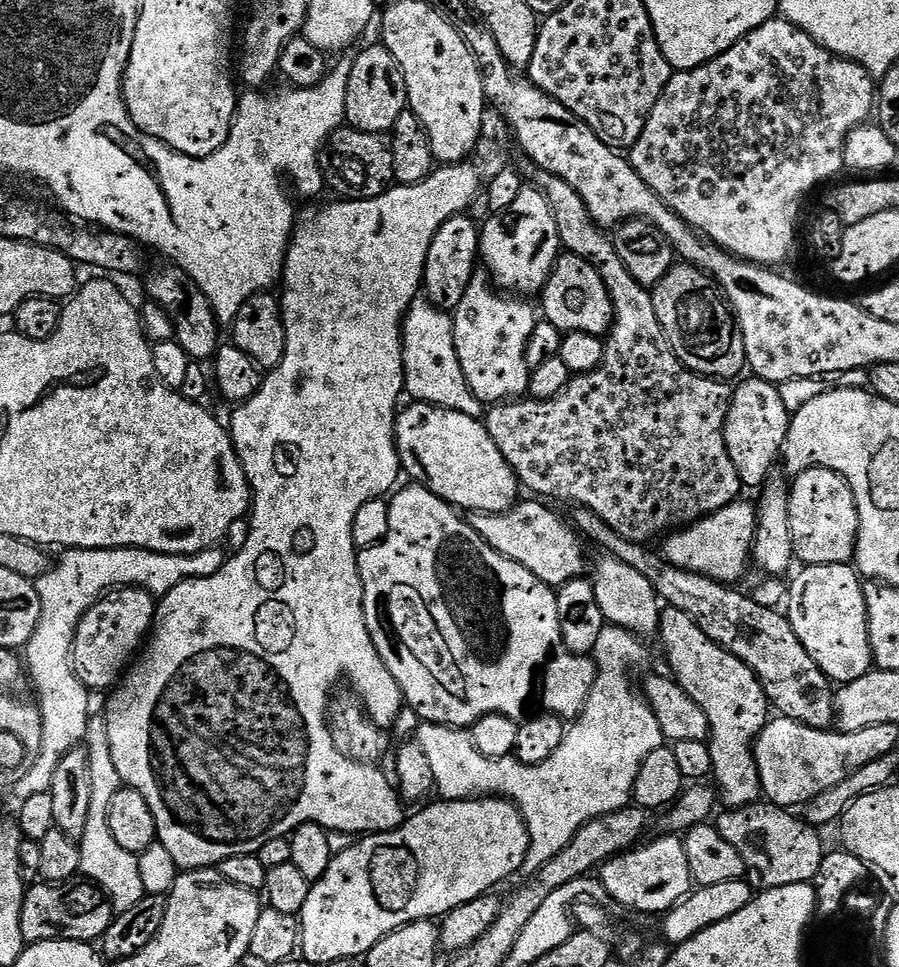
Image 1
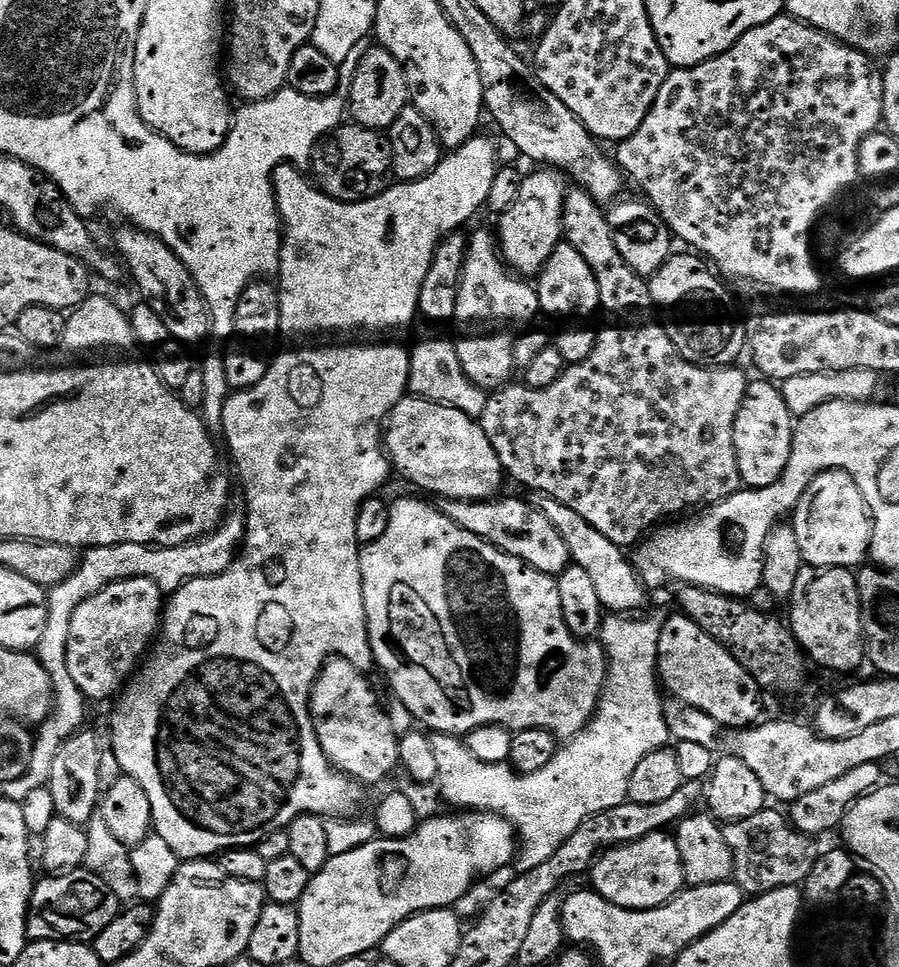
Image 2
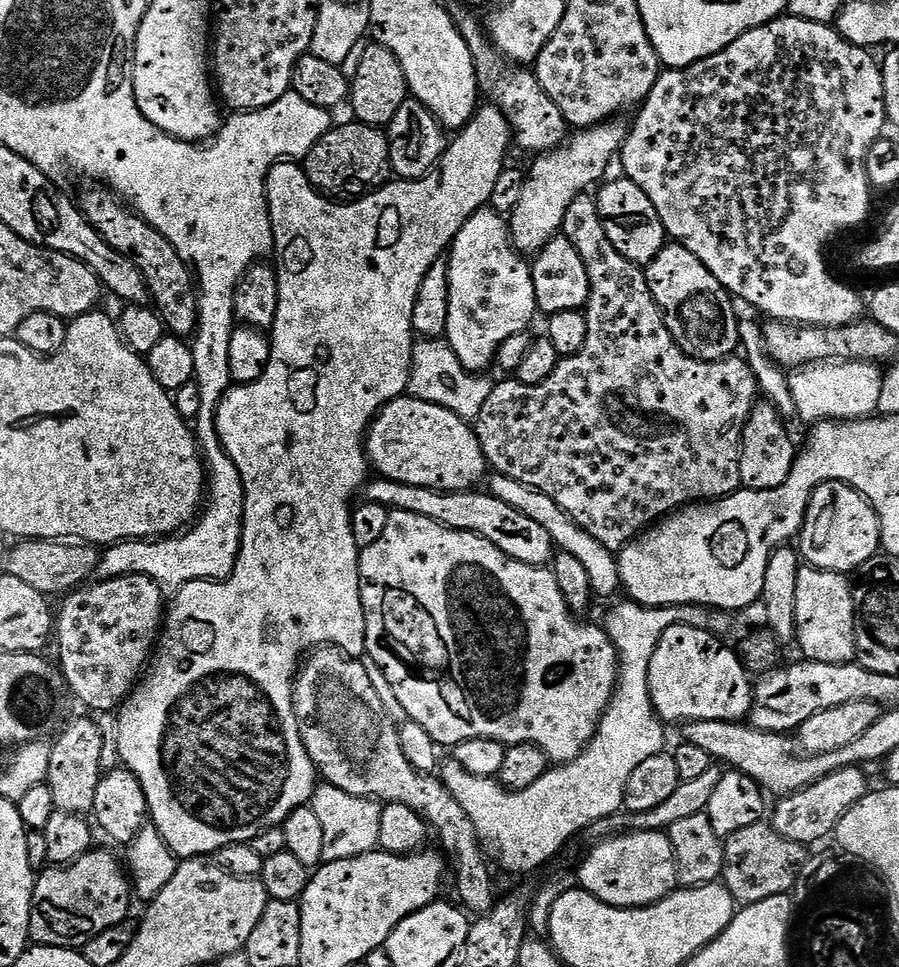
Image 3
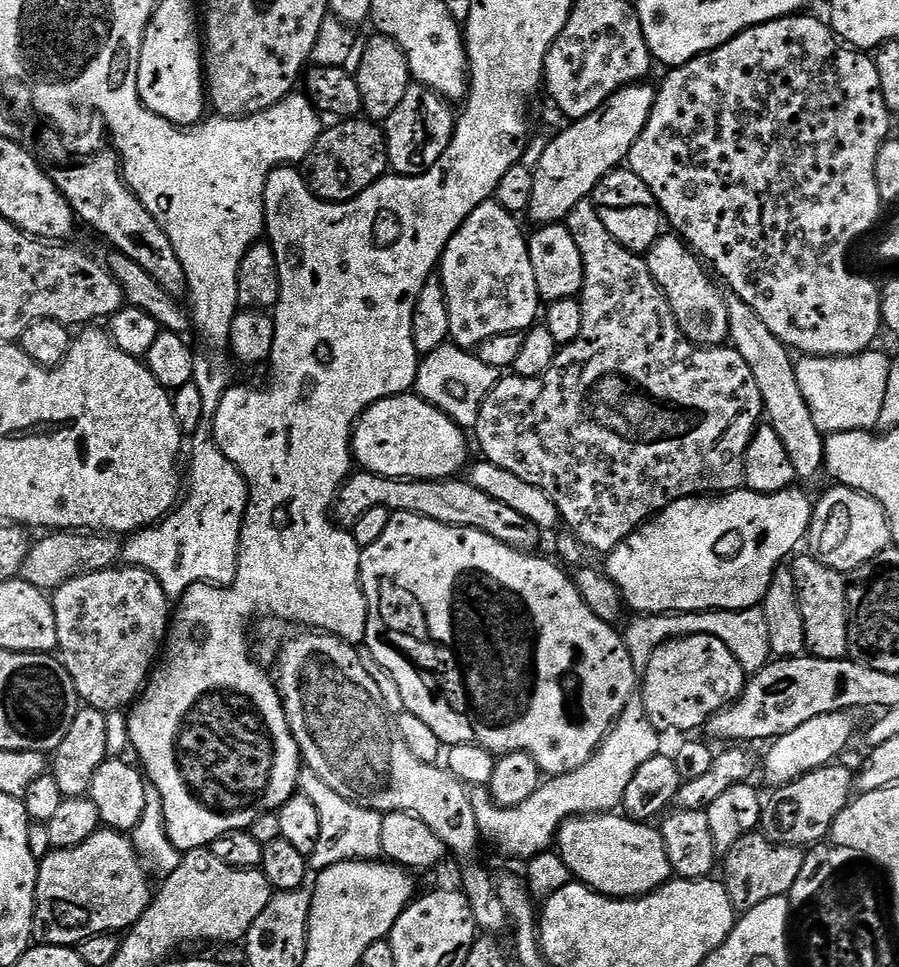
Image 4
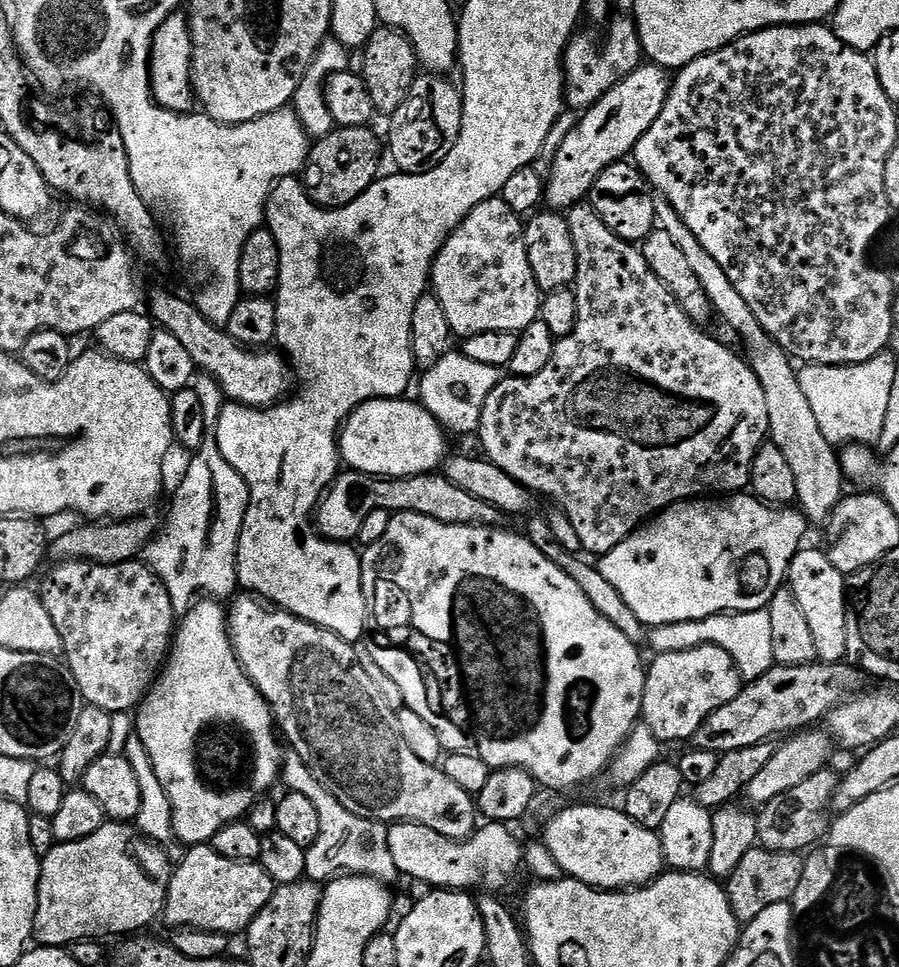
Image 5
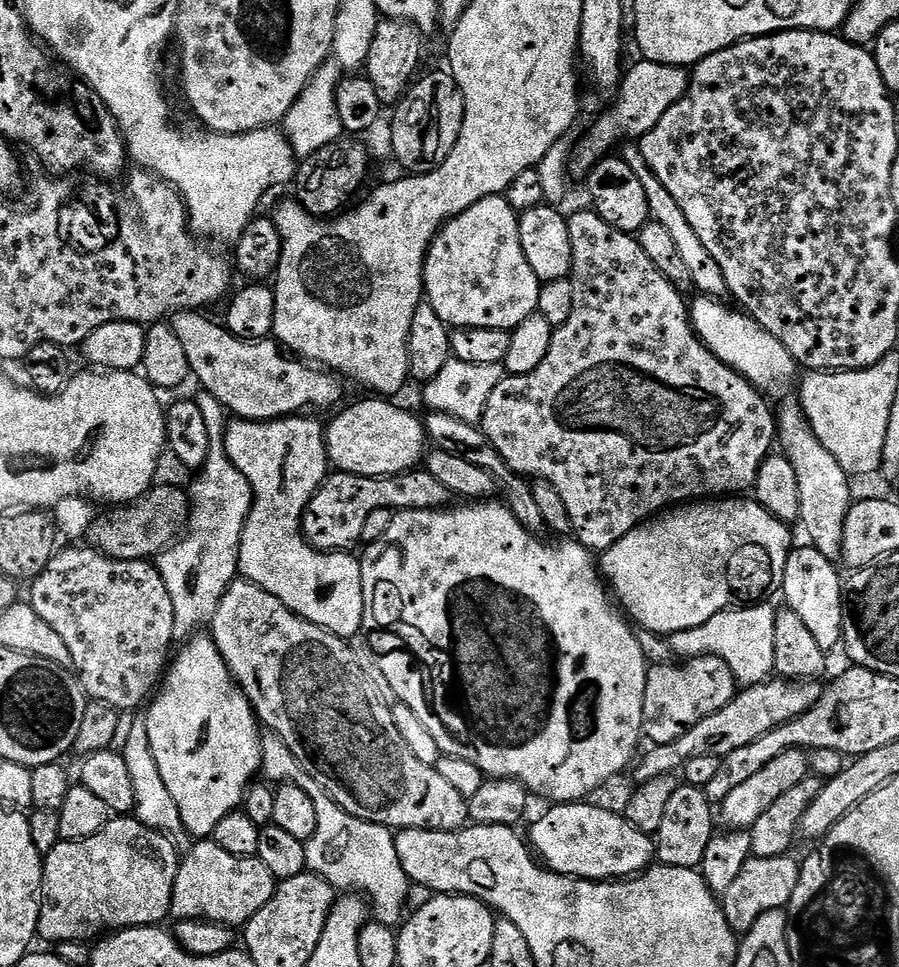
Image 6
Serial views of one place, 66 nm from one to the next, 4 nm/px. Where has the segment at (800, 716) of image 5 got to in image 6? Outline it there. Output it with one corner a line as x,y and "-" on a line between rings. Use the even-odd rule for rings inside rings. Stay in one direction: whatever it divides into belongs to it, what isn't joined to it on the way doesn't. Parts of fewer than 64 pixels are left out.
769,678
762,684
750,684
743,690
737,691
736,696
729,704
722,706
714,714
702,718
686,734
682,734
674,742
669,744
652,744
649,752
644,757
639,757
636,768
637,785
650,782
654,778
672,776
683,769
690,758
710,758
711,756
725,756
733,750
754,742
754,738
762,738
762,734
770,734
774,726
790,722
806,710
810,710
818,702
822,691
819,683
810,680
797,680
789,682
779,678

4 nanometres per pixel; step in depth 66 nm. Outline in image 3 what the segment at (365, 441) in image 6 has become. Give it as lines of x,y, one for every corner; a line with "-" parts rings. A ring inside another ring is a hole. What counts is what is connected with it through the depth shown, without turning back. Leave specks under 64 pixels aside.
405,394
390,401
376,415
366,433
366,455
371,467
376,468
381,477
397,480
400,484
422,486
423,488
438,488
441,492
469,491
480,479
485,479
484,471
489,471
490,465
484,459
484,451
480,448
480,440
475,434
473,425
467,420
461,420
458,414
446,410
437,404
422,402
411,394

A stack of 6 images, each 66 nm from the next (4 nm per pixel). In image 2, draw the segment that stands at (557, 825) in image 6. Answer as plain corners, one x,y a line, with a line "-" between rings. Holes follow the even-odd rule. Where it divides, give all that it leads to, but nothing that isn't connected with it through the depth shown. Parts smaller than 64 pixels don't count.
667,831
655,832
646,838
638,838
638,842
603,852
591,867
591,876
591,887
606,898
606,902
630,910
660,908
686,887
676,837

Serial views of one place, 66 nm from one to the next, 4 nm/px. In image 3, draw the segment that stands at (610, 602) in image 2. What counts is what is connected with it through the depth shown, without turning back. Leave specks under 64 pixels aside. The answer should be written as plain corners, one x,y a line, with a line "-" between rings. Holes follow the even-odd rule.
496,474
493,477
492,481
491,479
487,481
487,491
491,492
494,498
502,498
508,506
522,510
528,518
534,518
534,522
545,527
546,534
552,536
553,545
559,551
574,554
574,558
578,558
578,562
586,566
586,574
590,574
590,586
597,597
612,596
616,591
618,593
621,591
620,565
613,549
602,546
598,538
594,538
586,530
578,527
570,518
570,514
566,514
566,510
562,510
562,506
558,506
554,498
542,494
542,490
534,490
534,486
526,486
526,482
518,482
509,476

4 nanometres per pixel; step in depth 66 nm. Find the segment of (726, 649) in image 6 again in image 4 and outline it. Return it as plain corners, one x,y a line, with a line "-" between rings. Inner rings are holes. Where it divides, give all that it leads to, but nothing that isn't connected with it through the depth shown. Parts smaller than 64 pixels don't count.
763,607
744,608
740,612
673,612
671,614
636,614
631,617
628,629
623,629
624,644
628,648
630,658
637,670
643,670
654,650
667,640
677,640
683,636
706,634
726,642
730,646
730,654
738,658
745,673
755,674
769,663
772,656
770,646
770,630
766,630
766,614

